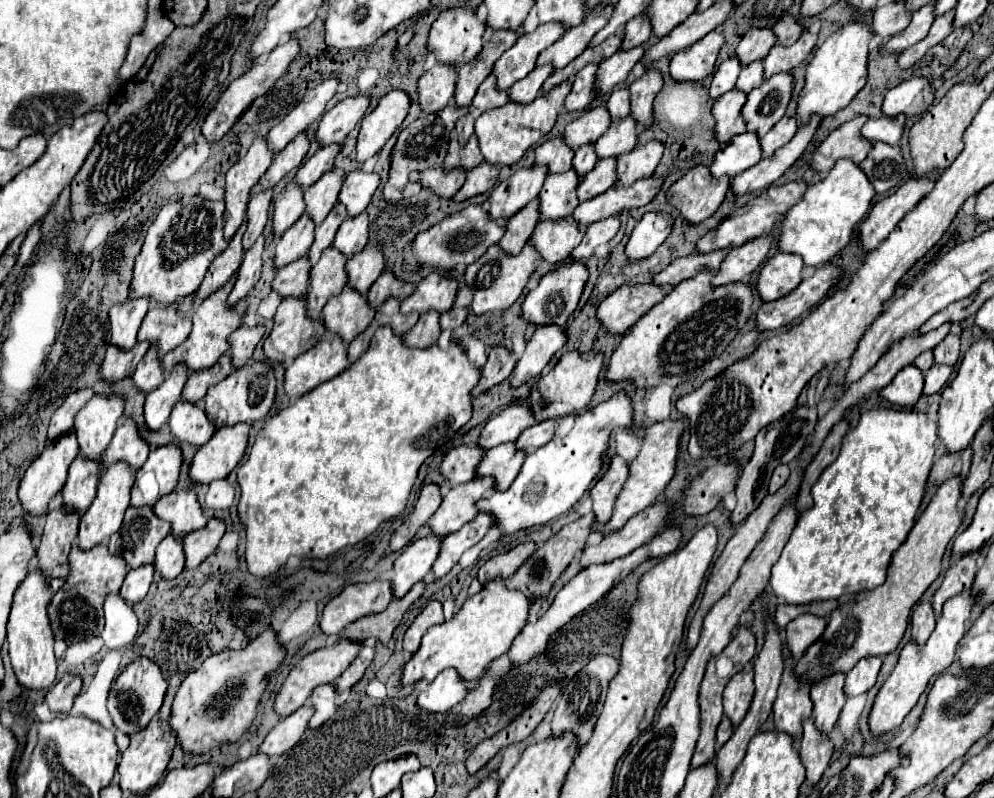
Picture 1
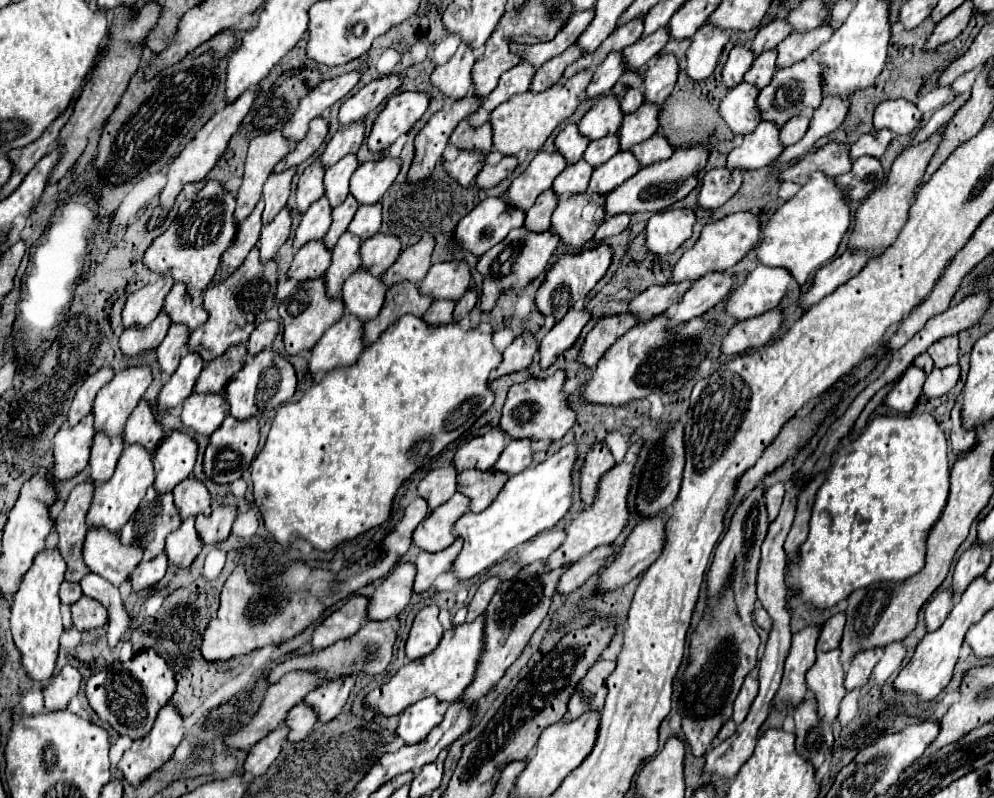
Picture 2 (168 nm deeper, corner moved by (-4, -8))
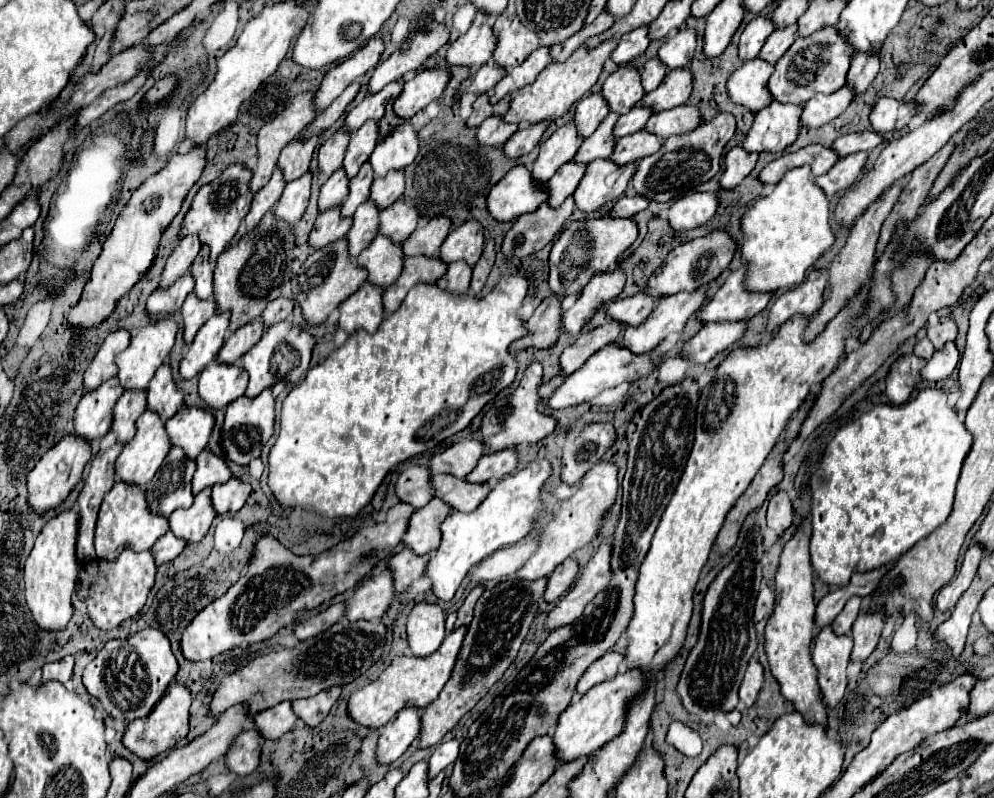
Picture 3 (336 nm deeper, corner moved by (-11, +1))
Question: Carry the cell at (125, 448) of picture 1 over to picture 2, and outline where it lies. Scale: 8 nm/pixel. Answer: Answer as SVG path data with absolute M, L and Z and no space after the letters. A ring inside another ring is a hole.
M141 400L125 424L123 430L125 444L139 444L147 448L147 452L155 452L163 436L165 434L153 414L153 406L147 400Z

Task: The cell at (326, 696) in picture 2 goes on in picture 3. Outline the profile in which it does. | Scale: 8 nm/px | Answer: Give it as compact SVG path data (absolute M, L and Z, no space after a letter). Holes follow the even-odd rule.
M330 687L328 691L322 691L314 697L292 701L294 715L298 715L298 719L302 719L308 727L320 725L324 721L324 717L330 713L332 705L338 701L340 691L342 691L340 687Z

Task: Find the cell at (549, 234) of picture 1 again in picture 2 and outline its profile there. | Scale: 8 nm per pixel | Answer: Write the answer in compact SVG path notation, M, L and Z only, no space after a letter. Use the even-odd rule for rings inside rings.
M575 194L561 198L551 218L551 232L555 232L567 248L581 250L605 220L603 204L603 196L589 198L587 194Z

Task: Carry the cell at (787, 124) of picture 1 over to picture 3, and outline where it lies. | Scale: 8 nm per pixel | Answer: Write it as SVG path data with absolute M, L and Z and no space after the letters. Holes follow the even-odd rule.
M846 83L832 95L816 95L804 105L802 125L822 127L824 123L830 123L832 119L842 115L852 101L854 101L854 87L850 87L850 83Z

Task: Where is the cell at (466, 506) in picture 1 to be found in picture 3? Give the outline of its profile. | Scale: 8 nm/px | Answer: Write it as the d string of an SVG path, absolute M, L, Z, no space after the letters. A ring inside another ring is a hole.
M432 499L426 507L414 511L408 521L408 529L402 543L408 545L416 555L426 555L434 551L440 541L438 527L448 513L450 507L446 507L440 499Z

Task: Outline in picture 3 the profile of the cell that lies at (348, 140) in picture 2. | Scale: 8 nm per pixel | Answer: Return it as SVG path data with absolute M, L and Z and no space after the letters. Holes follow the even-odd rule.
M394 81L390 85L386 85L382 91L378 93L372 93L372 95L366 95L362 103L358 103L346 117L346 129L354 131L358 127L362 127L368 119L380 119L386 111L386 103L392 99L392 97L398 97L402 93L402 83L400 81Z

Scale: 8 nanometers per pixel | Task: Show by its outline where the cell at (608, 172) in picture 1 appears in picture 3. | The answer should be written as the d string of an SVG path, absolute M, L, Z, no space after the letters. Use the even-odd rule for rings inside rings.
M642 129L642 131L636 131L634 135L618 139L614 153L612 153L612 161L616 161L618 165L640 161L642 157L658 151L660 145L662 145L662 139L658 139L658 135L646 133L646 129Z

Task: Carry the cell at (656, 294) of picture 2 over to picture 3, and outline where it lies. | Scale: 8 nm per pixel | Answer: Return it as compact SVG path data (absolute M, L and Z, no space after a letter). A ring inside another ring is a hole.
M638 293L634 297L628 299L618 299L608 303L606 307L606 317L624 323L624 325L640 325L642 319L646 319L650 315L650 311L658 305L660 299L650 297L646 293Z

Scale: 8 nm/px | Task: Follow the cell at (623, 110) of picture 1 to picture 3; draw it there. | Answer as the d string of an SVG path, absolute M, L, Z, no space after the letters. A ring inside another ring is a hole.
M658 57L646 61L646 65L642 67L642 87L644 87L644 91L646 93L654 91L662 83L666 73L668 73L668 69L662 67L662 61Z

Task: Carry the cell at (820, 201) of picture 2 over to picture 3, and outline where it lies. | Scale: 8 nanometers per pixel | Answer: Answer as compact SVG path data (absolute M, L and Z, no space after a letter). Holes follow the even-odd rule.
M798 167L786 171L774 191L768 197L758 199L742 217L740 217L742 237L740 237L740 255L746 265L746 279L744 287L750 293L774 293L780 289L790 289L802 283L806 271L814 265L814 261L832 247L836 233L830 223L830 207L824 191L814 183L814 175L810 167Z

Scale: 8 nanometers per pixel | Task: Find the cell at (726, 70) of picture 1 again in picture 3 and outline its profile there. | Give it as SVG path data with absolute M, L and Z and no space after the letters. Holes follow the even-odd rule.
M756 15L756 17L744 27L744 31L742 31L742 35L740 35L740 45L738 45L738 49L740 49L742 61L744 61L744 59L754 59L754 57L758 57L764 41L766 41L766 37L768 37L772 31L774 31L772 19L770 19L770 17L764 17L764 15Z

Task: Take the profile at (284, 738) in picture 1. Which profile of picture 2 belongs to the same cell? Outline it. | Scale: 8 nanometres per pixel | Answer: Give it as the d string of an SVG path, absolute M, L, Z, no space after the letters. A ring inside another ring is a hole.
M281 726L281 728L273 730L267 738L257 742L249 750L249 756L245 760L245 772L249 772L251 776L265 774L267 768L273 764L273 760L281 754L283 744L287 742L287 732L289 732L289 728Z

